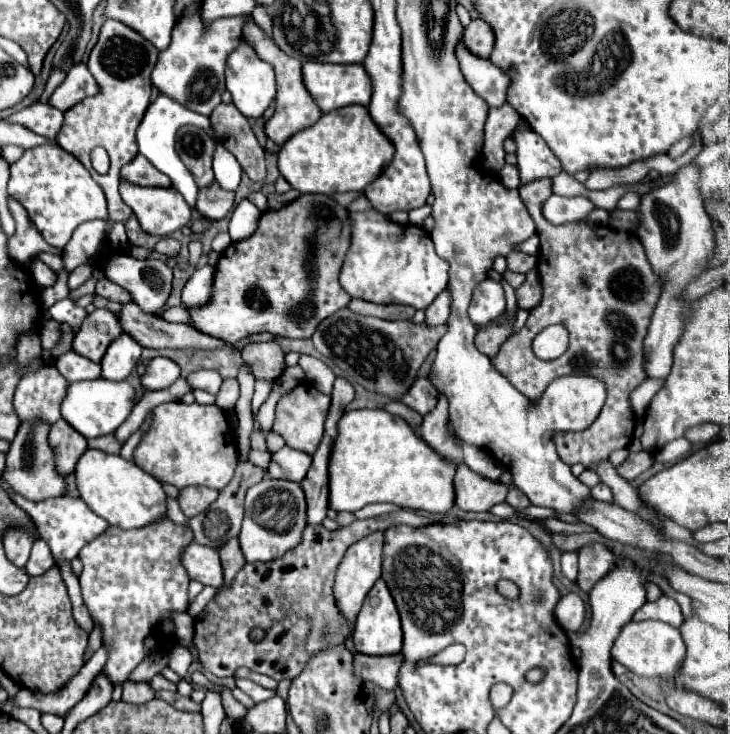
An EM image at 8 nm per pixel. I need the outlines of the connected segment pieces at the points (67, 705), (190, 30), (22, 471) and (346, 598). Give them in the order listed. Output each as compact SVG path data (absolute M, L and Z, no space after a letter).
M98 649L92 659L78 671L78 675L74 675L66 685L62 685L60 689L52 691L50 695L44 693L34 693L30 689L20 689L18 695L14 697L14 701L6 701L4 711L10 713L14 705L20 707L32 707L38 709L40 713L52 713L52 715L60 715L66 717L66 713L86 695L92 679L100 673L100 669L106 663L106 651Z
M200 9L194 15L180 19L172 31L172 43L160 51L158 63L152 71L154 87L186 109L200 115L210 115L214 107L222 103L222 93L226 91L226 59L242 41L244 21L246 17L226 17L206 25L200 17Z
M24 419L6 455L6 471L2 477L12 485L16 493L20 493L30 501L42 501L48 497L66 495L66 481L64 481L64 475L56 471L54 451L48 443L48 433L50 433L50 423L40 419L32 419L32 421Z
M380 531L372 533L372 535L364 537L364 539L360 539L358 543L350 545L348 551L346 551L346 555L344 555L344 559L340 561L338 575L336 575L336 581L334 581L334 595L338 599L338 609L344 613L346 621L350 623L350 627L356 621L356 615L358 615L358 611L362 607L362 601L364 601L366 593L372 589L372 585L380 577L382 545L384 545L384 535Z

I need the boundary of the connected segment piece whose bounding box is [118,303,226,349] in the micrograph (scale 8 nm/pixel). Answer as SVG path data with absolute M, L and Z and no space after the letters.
M126 303L122 307L122 311L118 313L118 317L120 317L122 329L142 347L150 347L150 349L222 349L226 345L226 341L202 335L200 331L194 331L190 325L168 323L160 317L154 317L154 315L142 311L136 303Z

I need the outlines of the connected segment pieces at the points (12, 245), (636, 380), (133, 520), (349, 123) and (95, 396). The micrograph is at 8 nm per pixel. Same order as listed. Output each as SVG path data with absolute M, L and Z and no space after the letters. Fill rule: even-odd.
M8 197L8 209L10 215L16 221L16 233L8 239L8 255L12 257L12 261L16 261L18 265L26 267L32 255L38 255L40 251L48 251L54 255L62 255L62 251L54 251L38 233L38 229L30 223L30 217L26 213L26 209L12 197Z
M534 179L520 185L520 197L536 223L536 233L540 235L538 275L544 287L544 297L540 305L530 311L526 325L502 345L502 351L492 359L492 363L530 399L538 399L548 383L558 375L598 375L604 379L608 399L598 419L580 433L556 435L560 459L566 465L582 463L590 469L594 463L608 459L614 449L626 447L632 439L634 415L630 411L628 395L646 379L646 375L642 375L642 339L646 337L654 311L652 303L656 305L662 293L662 279L652 271L644 245L632 233L618 233L608 227L578 227L578 223L546 223L546 219L542 219L542 203L550 195L550 179ZM554 323L562 323L568 329L570 345L556 361L542 361L532 353L532 341L536 331Z
M86 449L76 465L76 485L88 507L114 527L138 529L156 523L166 515L166 493L162 485L120 455L110 455L100 449Z
M348 105L324 113L312 127L292 135L278 151L278 169L292 189L300 193L362 191L388 167L394 155L394 145L390 143L372 121L368 107Z
M94 379L94 381L72 383L68 387L68 395L62 403L62 417L86 439L94 439L114 433L126 421L134 405L136 405L136 389L128 381L110 383L104 379Z

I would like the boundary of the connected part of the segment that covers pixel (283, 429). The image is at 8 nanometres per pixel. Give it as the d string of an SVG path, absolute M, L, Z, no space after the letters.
M300 383L292 393L284 395L278 405L276 405L276 419L274 419L274 431L278 431L288 447L298 449L298 451L306 451L308 455L312 455L318 449L318 443L324 435L324 421L328 415L328 407L330 407L330 397L320 393L312 383Z

